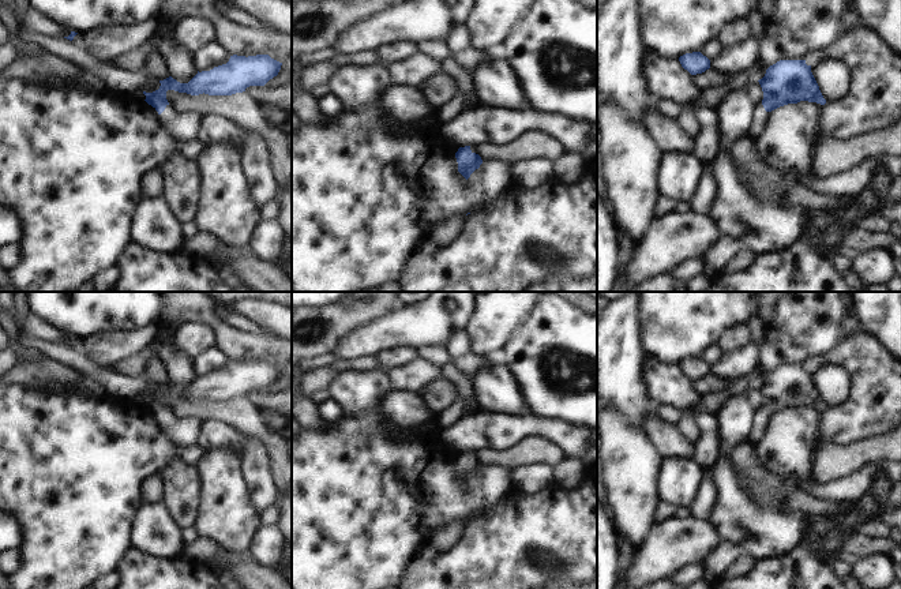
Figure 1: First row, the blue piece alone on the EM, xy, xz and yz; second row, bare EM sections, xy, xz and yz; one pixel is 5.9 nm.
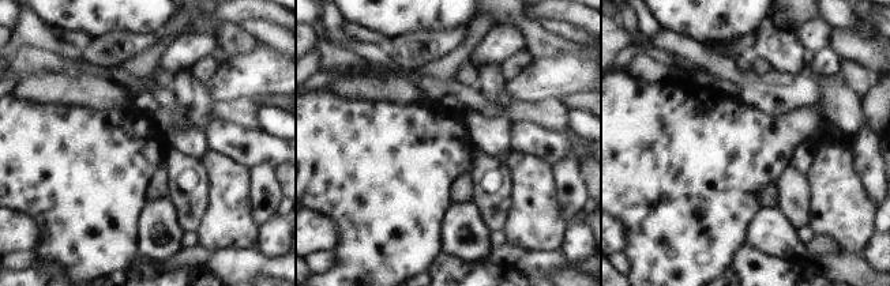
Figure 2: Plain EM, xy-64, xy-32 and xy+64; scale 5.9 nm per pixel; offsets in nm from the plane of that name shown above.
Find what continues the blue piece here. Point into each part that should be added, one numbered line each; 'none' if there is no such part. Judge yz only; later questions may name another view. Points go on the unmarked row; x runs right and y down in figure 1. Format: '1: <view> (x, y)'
1: yz (761, 421)

